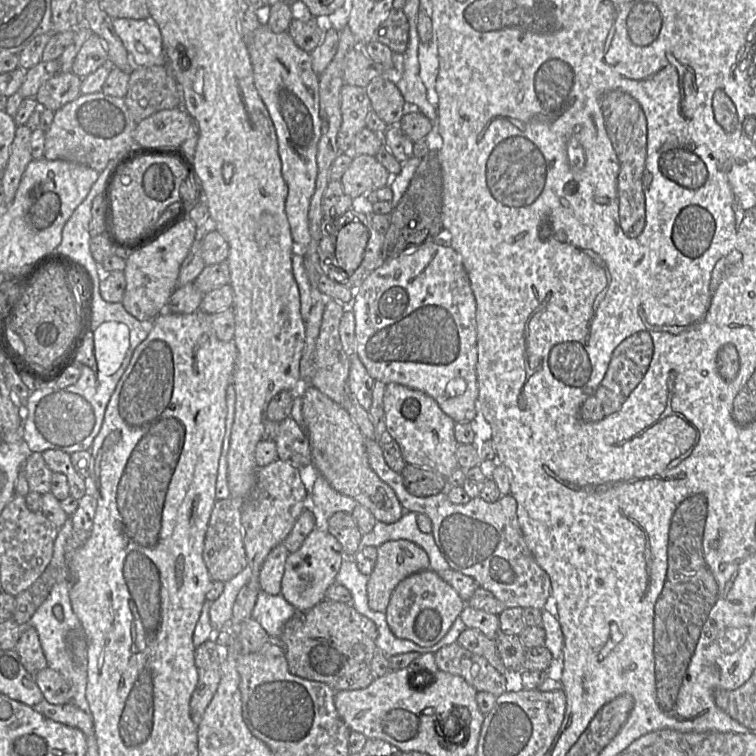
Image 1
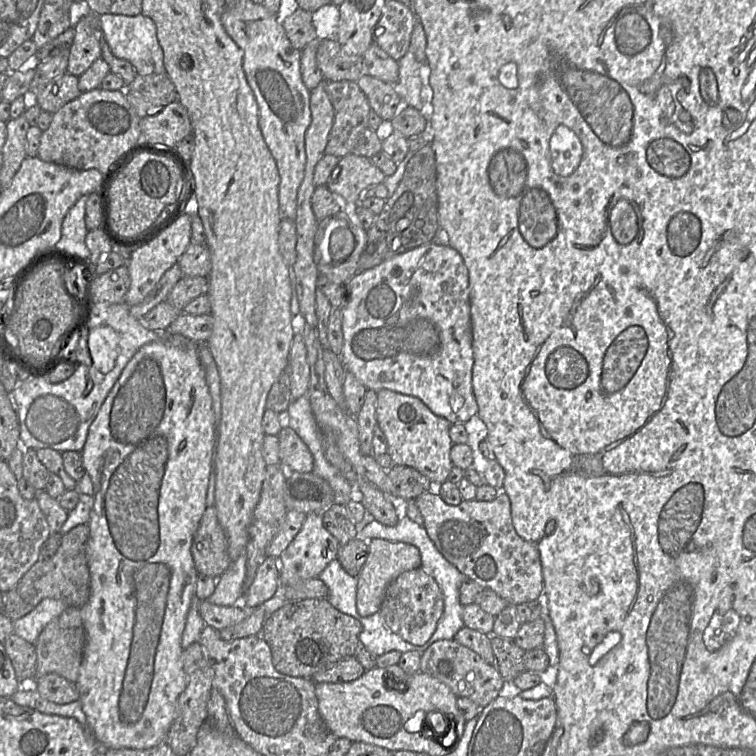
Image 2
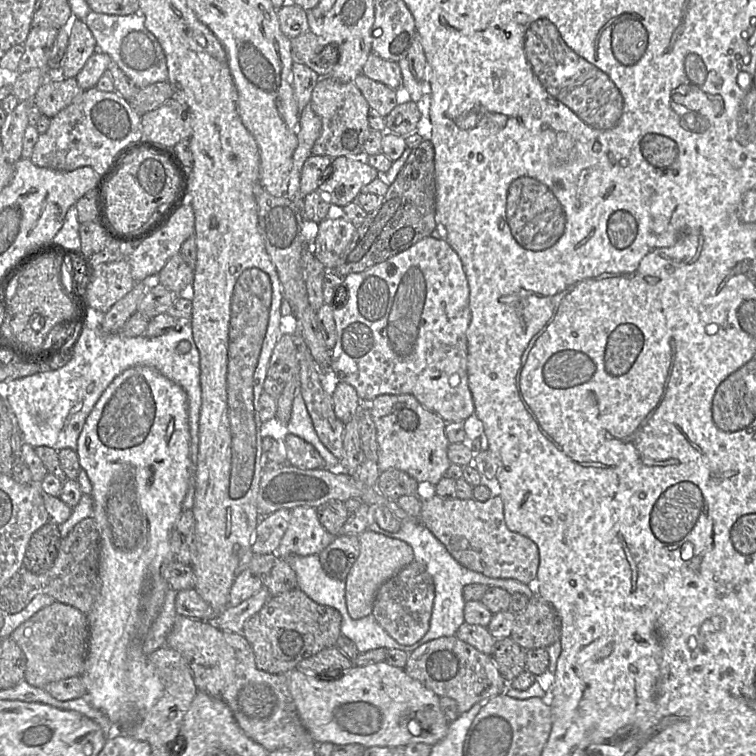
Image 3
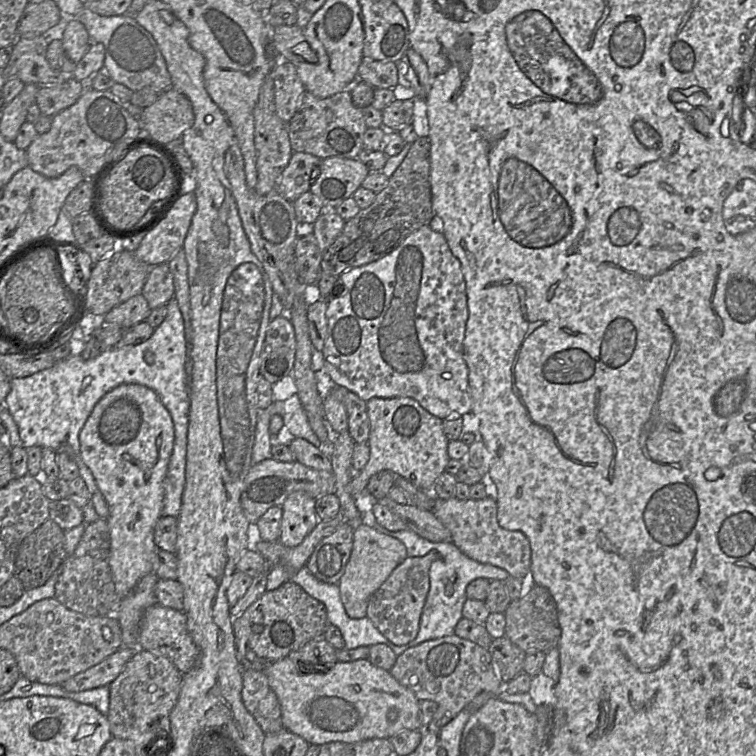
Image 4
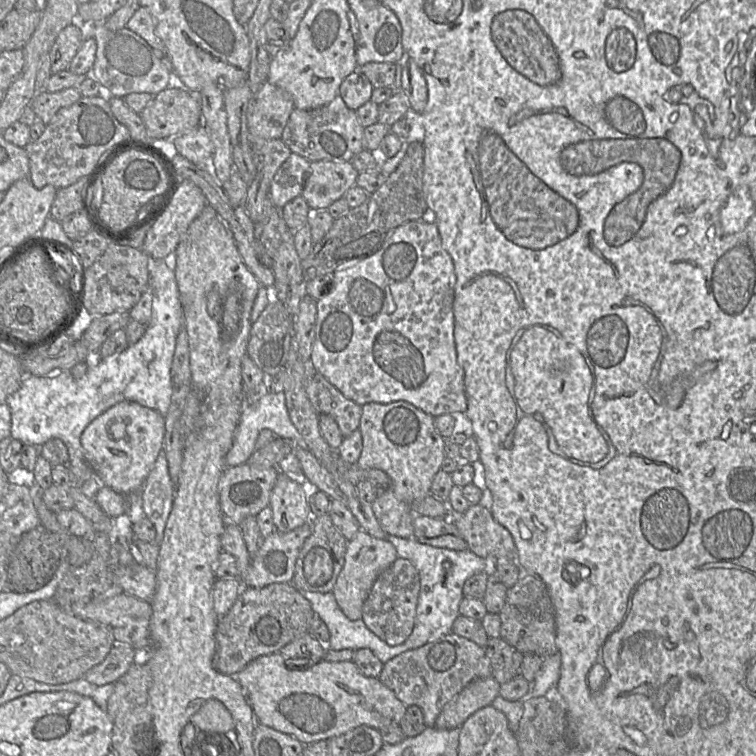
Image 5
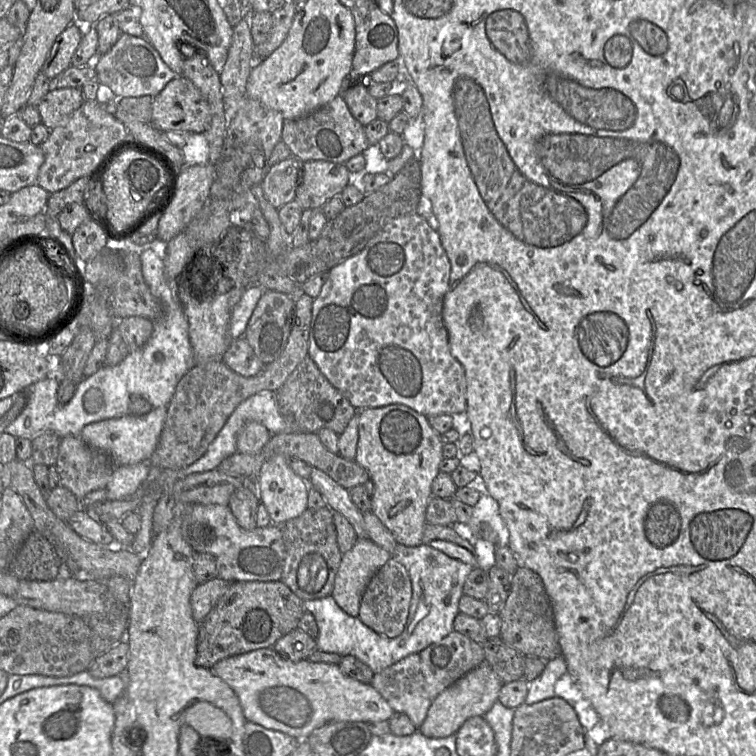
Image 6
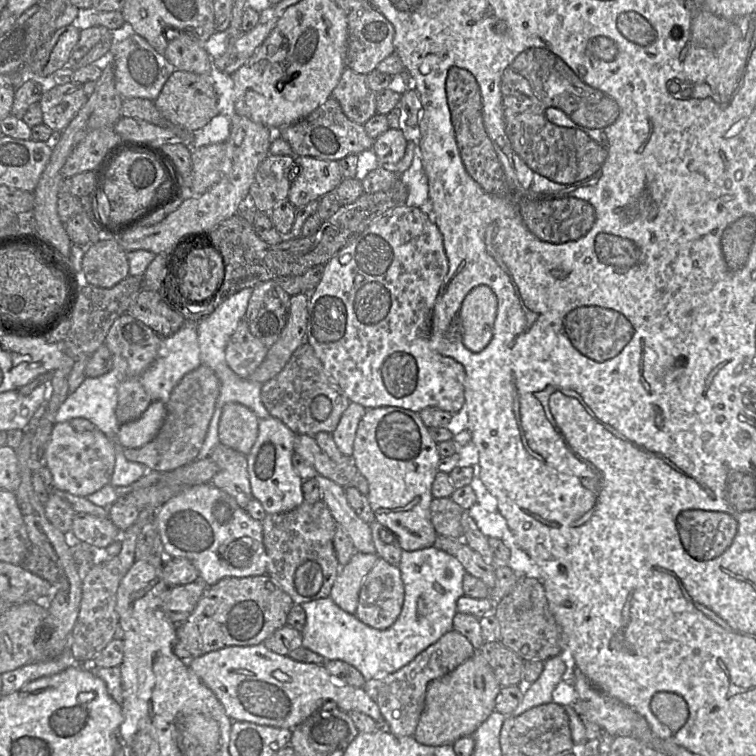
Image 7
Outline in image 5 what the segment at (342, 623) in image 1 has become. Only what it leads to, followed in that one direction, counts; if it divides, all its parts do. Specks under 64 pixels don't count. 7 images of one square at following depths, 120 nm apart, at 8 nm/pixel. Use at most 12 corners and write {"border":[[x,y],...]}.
{"border":[[292,583],[243,587],[219,617],[212,665],[236,676],[308,633]]}

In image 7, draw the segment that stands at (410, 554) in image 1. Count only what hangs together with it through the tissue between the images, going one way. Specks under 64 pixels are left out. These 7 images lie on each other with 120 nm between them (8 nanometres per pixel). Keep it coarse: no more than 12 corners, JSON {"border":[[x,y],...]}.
{"border":[[356,551],[329,596],[355,614],[362,581],[378,559]]}

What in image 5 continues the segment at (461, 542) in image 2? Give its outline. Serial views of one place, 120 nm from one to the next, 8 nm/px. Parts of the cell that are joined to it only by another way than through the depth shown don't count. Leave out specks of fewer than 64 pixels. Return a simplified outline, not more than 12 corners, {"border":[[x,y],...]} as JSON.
{"border":[[480,504],[450,514],[479,557],[517,561],[511,533]]}

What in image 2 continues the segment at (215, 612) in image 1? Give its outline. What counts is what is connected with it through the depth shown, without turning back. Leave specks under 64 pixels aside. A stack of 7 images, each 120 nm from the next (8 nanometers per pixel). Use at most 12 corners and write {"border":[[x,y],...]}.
{"border":[[241,554],[217,579],[207,600],[237,605],[243,597],[246,556]]}

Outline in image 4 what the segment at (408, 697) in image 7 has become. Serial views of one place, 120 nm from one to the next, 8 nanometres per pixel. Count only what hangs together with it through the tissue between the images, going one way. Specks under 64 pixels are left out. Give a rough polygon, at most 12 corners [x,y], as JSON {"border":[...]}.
{"border":[[456,634],[424,641],[389,671],[437,711],[437,732],[502,682],[490,652]]}

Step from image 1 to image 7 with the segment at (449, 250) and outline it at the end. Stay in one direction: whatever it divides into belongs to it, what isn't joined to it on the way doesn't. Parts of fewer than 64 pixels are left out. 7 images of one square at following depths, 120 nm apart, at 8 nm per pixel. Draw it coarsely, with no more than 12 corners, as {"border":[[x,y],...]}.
{"border":[[394,208],[325,265],[306,341],[351,402],[463,407],[440,230]]}

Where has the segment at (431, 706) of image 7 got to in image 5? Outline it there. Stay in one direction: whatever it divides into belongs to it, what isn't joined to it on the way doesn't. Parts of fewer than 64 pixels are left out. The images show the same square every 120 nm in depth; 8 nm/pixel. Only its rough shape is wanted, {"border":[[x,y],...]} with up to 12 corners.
{"border":[[492,676],[472,681],[444,706],[434,727],[461,727],[492,703]]}

